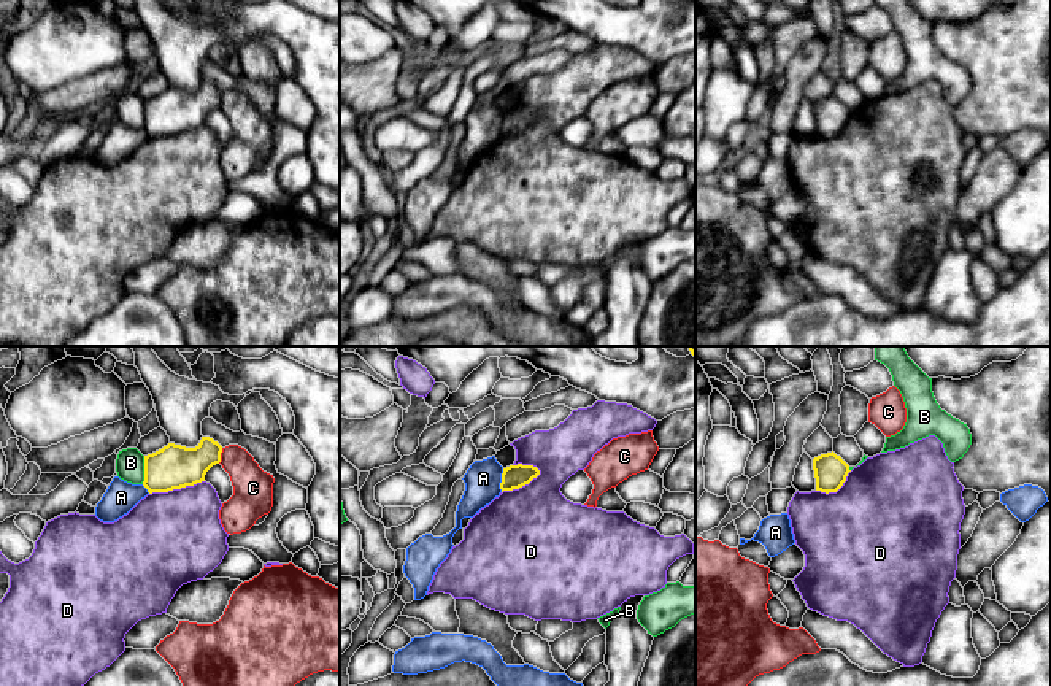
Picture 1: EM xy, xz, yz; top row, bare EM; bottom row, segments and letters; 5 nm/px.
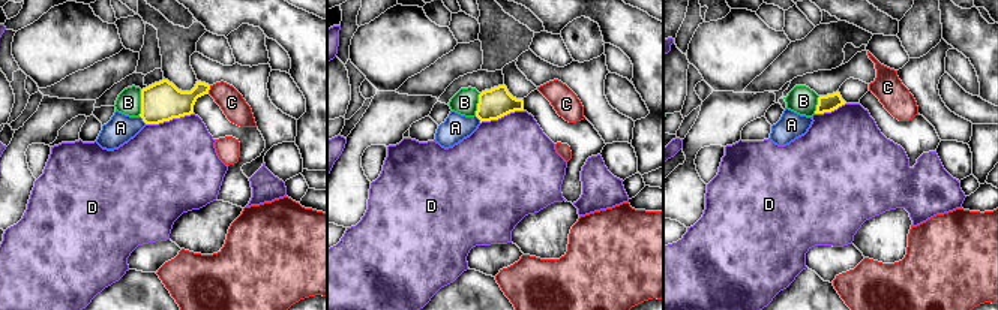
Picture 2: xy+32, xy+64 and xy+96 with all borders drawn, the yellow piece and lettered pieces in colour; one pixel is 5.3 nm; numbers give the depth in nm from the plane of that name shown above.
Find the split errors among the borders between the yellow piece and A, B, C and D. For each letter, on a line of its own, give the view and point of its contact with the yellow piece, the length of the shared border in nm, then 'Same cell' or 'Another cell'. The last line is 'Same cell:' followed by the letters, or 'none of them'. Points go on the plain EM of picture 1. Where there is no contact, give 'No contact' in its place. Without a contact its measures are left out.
A: Touches yellow at xz (502, 124). Shared border 120 nm. Another cell
B: Touches yellow at xy (145, 115). Shared border 140 nm. Another cell
C: Touches yellow at xy (219, 100). Shared border 80 nm. Another cell
D: Touches yellow at xz (521, 131). Shared border 240 nm. Another cell
Same cell: none of them

